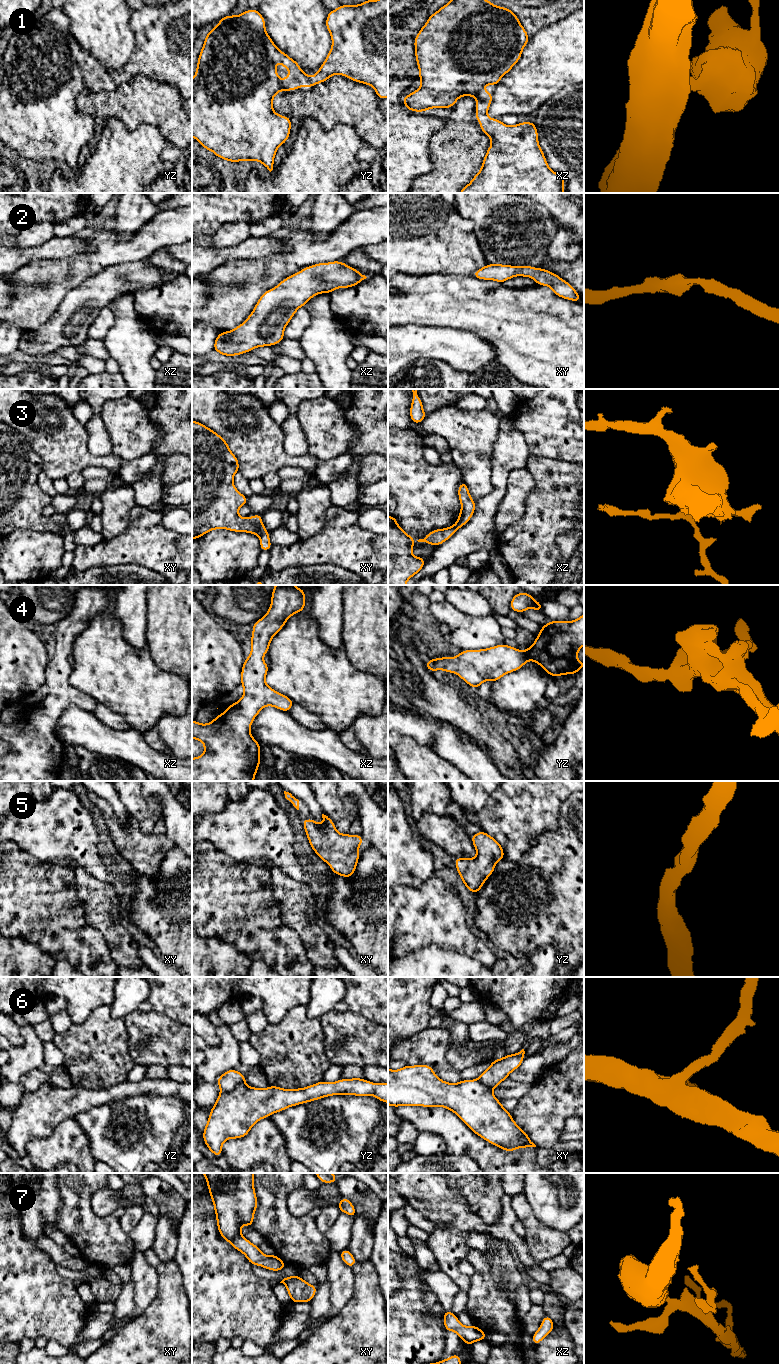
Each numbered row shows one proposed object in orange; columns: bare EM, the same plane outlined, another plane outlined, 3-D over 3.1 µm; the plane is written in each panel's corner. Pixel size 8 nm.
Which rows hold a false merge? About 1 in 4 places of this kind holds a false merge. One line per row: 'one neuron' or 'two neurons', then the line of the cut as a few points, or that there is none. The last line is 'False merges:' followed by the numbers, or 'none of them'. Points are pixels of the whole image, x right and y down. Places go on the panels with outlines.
1: one neuron; cut none
2: one neuron; cut none
3: two neurons; cut xy (266, 530), (259, 536)
4: one neuron; cut none
5: one neuron; cut none
6: two neurons; cut yz (244, 1082), (232, 1090), (221, 1092)
7: one neuron; cut none
False merges: 3, 6

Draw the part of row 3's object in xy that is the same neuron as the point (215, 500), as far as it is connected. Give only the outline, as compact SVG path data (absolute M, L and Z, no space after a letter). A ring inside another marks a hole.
M192 420L192 539L199 539L209 531L216 529L247 532L258 536L267 531L263 525L261 514L248 518L239 516L238 510L247 504L248 498L241 494L233 483L233 477L237 472L239 472L239 462L230 451L228 443L218 433Z

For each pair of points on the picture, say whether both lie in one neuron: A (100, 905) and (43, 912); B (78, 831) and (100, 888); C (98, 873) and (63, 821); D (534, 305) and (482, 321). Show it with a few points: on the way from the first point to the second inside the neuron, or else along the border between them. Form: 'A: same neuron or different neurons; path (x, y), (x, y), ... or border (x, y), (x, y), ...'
A: different neurons; border (75, 885), (83, 916), (95, 928)
B: different neurons; border (76, 868), (83, 867), (95, 878), (106, 882)
C: same neuron; path (90, 860), (85, 855), (85, 851), (68, 834)
D: same neuron; path (521, 317), (495, 317)

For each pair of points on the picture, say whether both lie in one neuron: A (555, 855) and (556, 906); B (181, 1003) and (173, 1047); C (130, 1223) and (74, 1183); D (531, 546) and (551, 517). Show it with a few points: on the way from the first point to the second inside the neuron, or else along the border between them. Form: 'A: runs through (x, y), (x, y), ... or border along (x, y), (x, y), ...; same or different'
A: runs through (562, 868), (562, 891), (560, 893); same
B: border along (156, 1012), (166, 1014), (181, 1023); different
C: border along (123, 1210), (120, 1226), (127, 1233); different
D: runs through (533, 539), (536, 536), (536, 532), (544, 524); same

